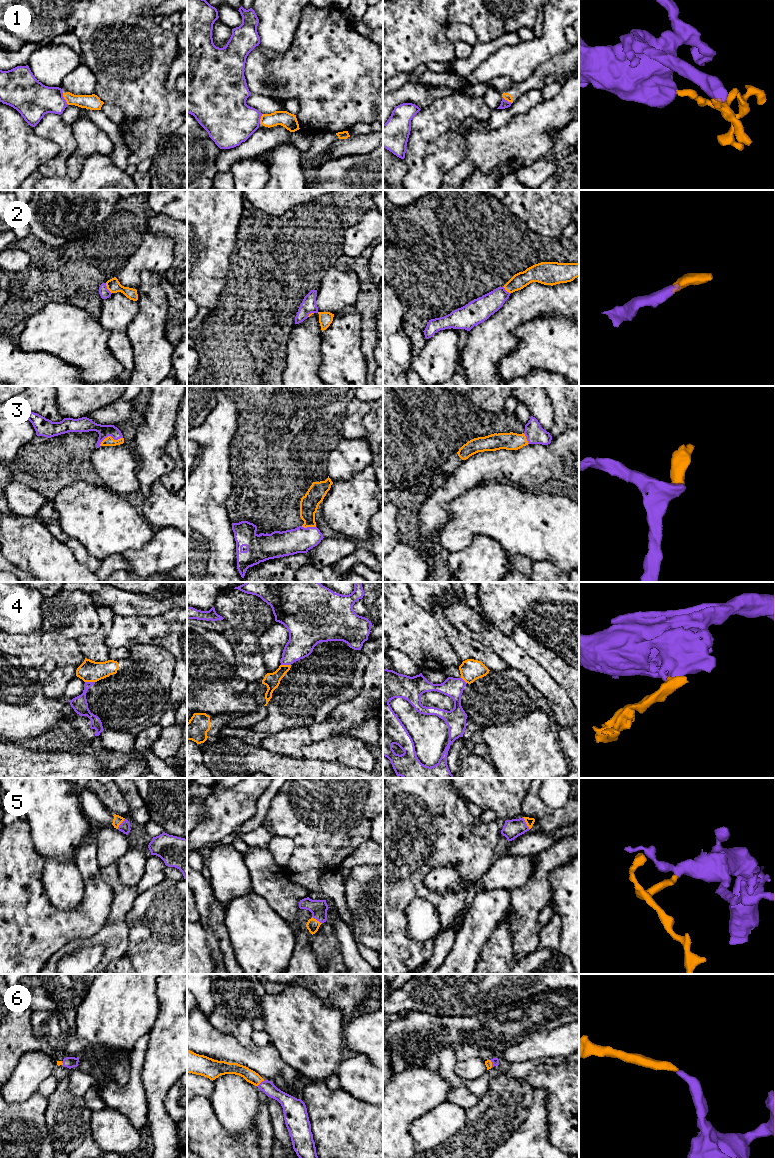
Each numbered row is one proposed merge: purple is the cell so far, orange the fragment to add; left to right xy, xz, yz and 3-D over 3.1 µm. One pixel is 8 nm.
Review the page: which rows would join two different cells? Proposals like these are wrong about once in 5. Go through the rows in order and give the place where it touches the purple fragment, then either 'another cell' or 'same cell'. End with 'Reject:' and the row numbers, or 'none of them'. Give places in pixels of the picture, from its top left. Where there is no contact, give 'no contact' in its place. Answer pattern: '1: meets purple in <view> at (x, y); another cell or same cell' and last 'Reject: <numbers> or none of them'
1: meets purple in xy at (64, 99); another cell
2: meets purple in xy at (106, 288); same cell
3: meets purple in xy at (110, 435); same cell
4: meets purple in xy at (90, 682); another cell
5: meets purple in yz at (525, 823); same cell
6: meets purple in xz at (260, 1083); same cell
Reject: 1, 4

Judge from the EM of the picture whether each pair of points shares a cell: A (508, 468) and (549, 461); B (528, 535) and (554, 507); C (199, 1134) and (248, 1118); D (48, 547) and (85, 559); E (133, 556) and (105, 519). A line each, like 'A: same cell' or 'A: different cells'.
A: same cell
B: same cell
C: different cells
D: different cells
E: different cells

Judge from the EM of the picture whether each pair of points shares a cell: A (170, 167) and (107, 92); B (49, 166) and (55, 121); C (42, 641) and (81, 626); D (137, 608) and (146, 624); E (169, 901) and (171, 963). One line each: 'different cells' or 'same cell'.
A: different cells
B: same cell
C: different cells
D: different cells
E: same cell

